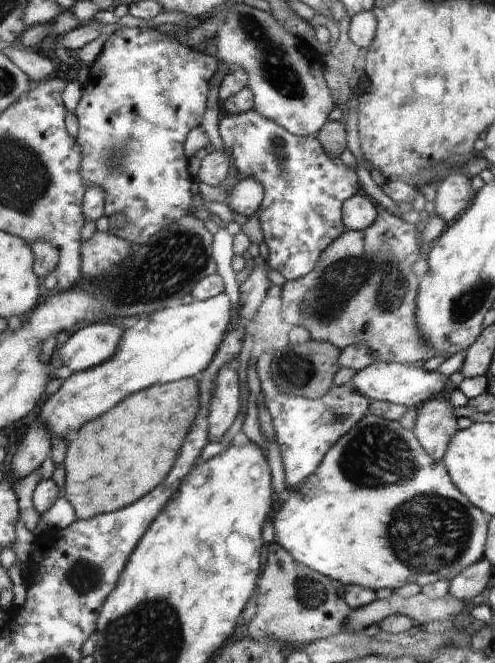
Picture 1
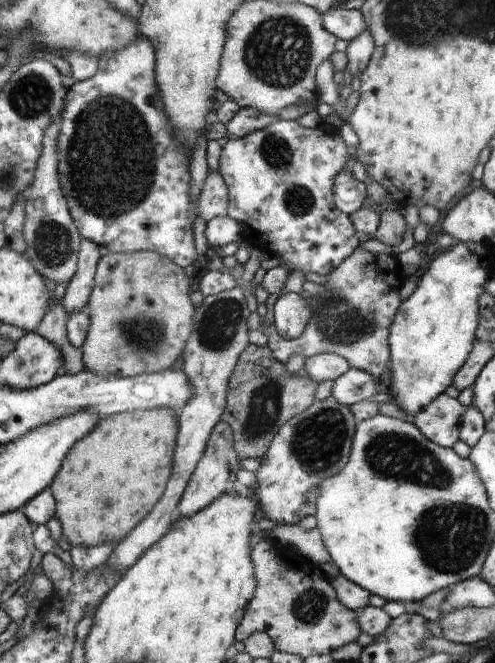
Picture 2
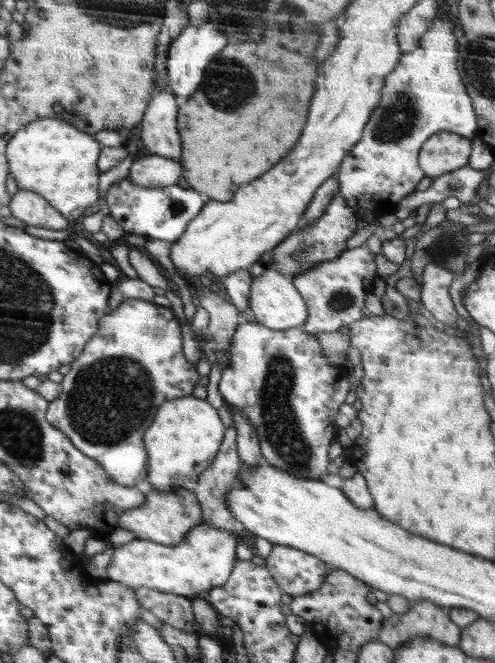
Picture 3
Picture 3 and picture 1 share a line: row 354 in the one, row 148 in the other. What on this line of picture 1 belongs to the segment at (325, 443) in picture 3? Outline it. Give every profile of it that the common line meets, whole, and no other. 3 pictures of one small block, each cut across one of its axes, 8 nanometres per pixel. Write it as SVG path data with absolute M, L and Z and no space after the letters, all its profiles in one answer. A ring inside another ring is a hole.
M255 109L237 115L224 112L219 120L219 133L224 148L232 150L238 180L251 178L263 186L258 218L263 230L263 241L269 250L266 260L268 266L280 272L287 281L304 278L314 270L323 251L347 230L343 223L342 208L351 196L358 193L356 172L346 166L340 157L332 157L317 138L292 134Z

